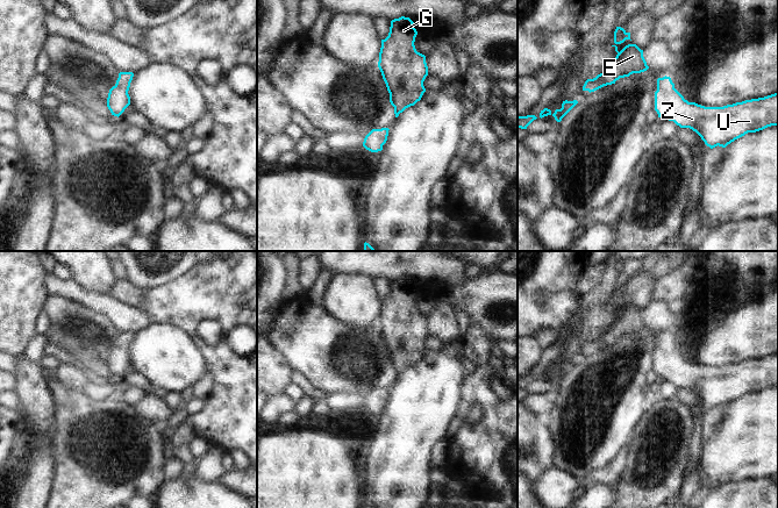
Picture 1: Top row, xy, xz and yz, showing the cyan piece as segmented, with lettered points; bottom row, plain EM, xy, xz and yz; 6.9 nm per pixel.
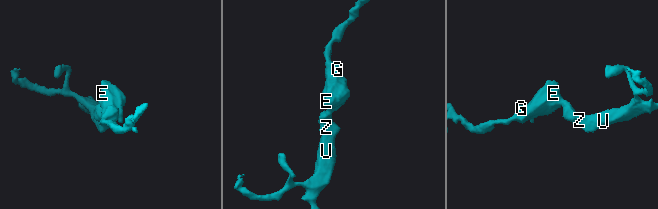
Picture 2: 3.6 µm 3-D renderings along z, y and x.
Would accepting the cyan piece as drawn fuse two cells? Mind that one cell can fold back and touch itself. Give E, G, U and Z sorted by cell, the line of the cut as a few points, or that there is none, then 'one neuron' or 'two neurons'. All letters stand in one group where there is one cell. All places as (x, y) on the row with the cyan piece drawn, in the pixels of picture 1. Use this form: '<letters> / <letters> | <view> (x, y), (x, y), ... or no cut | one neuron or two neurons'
E G U Z | no cut | one neuron

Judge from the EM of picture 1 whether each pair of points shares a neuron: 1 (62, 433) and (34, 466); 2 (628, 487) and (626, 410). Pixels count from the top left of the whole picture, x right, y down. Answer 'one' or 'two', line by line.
1: two
2: two

